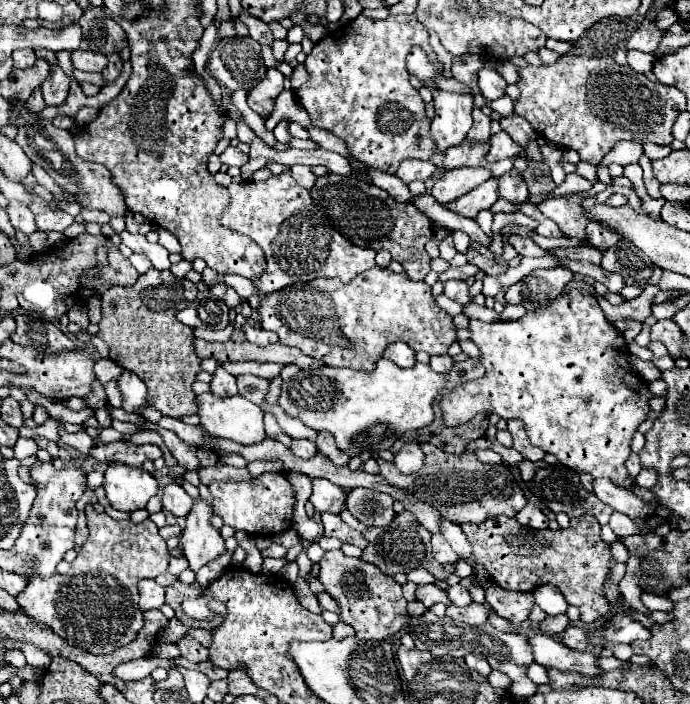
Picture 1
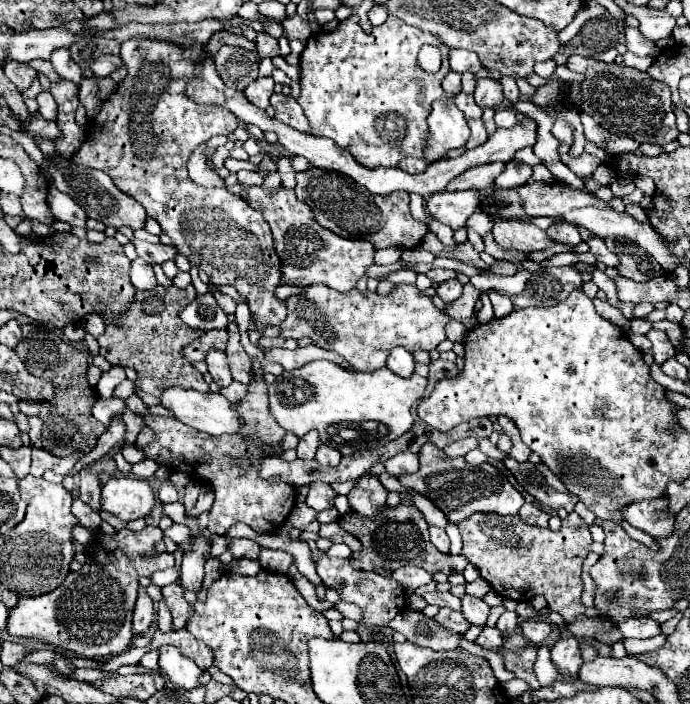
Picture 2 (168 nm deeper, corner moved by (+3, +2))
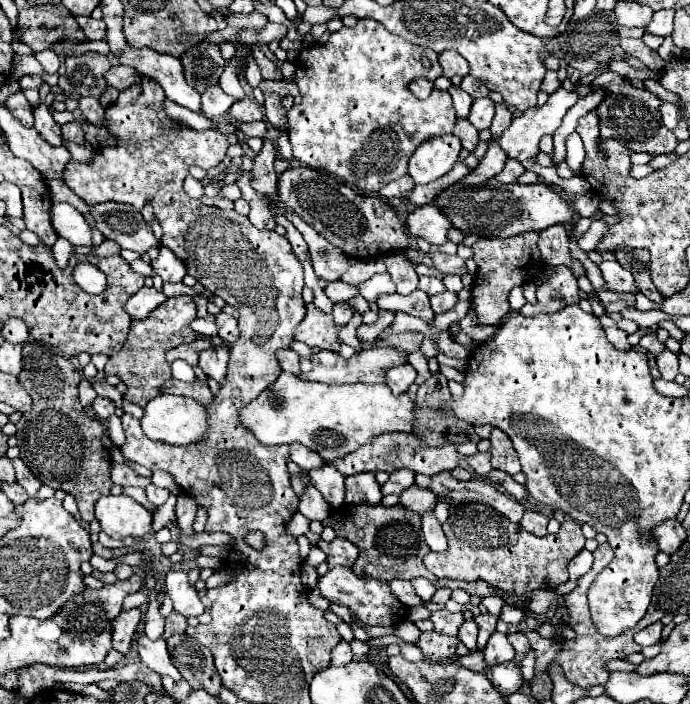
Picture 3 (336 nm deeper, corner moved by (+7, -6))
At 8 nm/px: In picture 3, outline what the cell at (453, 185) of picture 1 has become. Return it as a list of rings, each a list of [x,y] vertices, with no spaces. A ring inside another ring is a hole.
[[[491,138],[491,140],[489,140],[489,148],[487,148],[485,156],[481,158],[479,166],[477,166],[475,170],[471,170],[471,174],[467,174],[467,178],[465,178],[463,182],[465,182],[467,186],[483,184],[483,182],[487,182],[489,178],[497,176],[497,174],[503,170],[505,162],[507,162],[505,150],[501,150],[501,148],[497,146],[497,140]]]

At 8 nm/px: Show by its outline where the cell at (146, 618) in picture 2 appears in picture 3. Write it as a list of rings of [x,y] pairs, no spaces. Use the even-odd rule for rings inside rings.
[[[131,608],[127,612],[121,612],[113,622],[113,648],[121,654],[127,654],[131,648],[131,640],[135,636],[135,628],[141,620],[141,610]]]

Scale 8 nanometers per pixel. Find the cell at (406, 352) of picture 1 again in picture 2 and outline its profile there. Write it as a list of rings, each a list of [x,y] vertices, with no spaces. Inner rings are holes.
[[[397,346],[391,350],[389,358],[387,358],[387,368],[393,370],[395,374],[407,378],[413,374],[413,366],[415,366],[415,360],[413,360],[413,354],[409,354],[405,348]]]

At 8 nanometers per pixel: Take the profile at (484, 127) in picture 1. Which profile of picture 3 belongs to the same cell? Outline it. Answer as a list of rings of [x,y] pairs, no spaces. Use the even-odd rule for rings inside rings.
[[[451,86],[449,88],[449,94],[453,96],[453,106],[455,106],[457,116],[459,118],[467,118],[469,116],[469,110],[471,110],[471,104],[473,104],[473,98],[465,90],[461,90],[457,86]]]

